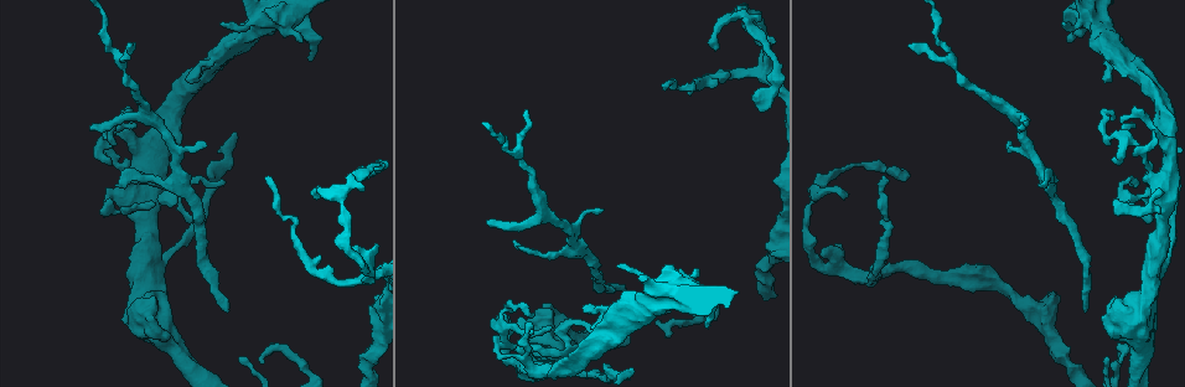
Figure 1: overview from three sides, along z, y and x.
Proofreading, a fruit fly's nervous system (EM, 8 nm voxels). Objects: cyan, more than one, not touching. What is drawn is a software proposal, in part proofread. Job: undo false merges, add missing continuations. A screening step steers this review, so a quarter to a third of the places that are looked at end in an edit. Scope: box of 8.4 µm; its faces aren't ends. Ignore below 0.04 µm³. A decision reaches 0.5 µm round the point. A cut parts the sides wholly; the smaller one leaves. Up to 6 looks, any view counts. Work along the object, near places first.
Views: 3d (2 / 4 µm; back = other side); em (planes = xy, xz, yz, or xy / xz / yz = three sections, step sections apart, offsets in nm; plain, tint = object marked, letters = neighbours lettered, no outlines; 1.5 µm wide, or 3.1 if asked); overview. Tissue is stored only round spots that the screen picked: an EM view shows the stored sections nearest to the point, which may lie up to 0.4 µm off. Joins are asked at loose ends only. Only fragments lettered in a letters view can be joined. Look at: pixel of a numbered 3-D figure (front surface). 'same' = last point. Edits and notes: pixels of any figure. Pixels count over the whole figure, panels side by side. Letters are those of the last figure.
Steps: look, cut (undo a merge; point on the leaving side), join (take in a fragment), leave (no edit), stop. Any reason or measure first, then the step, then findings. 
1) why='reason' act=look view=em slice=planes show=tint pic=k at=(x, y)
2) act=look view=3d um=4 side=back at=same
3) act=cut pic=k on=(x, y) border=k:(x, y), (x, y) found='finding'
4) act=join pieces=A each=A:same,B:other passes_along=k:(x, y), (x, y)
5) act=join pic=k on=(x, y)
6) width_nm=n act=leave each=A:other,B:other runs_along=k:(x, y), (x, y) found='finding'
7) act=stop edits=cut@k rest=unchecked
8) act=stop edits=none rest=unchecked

why='tapers out' act=look view=em slice=planes show=letters pic=1 at=(524, 112)

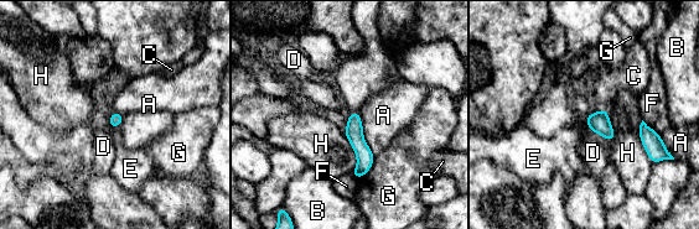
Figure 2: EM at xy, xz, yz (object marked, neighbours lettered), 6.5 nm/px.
longest_contact=A:320nm act=leave each=A:other,B:other,C:other,D:other,E:other,F:other,G:other,H:other found='none of them fits'

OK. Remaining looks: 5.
why='tapers out' act=look view=em slice=yz step=8 show=letters pic=1 at=(89, 126)

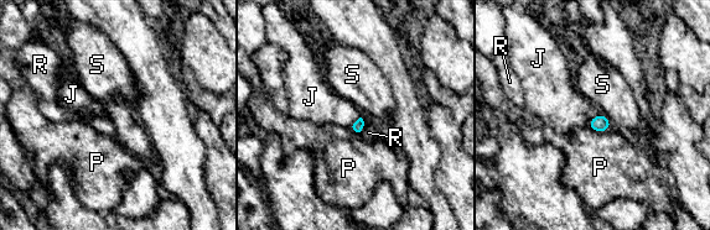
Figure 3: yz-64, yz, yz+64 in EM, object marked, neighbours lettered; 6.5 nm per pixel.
act=leave each=J:other,P:other,R:other,S:other border=3:(601, 113), (595, 115), (586, 125) found='no lettered fragment goes on from it'

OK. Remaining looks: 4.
why='thin end' act=look view=em slice=xz step=4 show=letters pic=1 at=(223, 182)

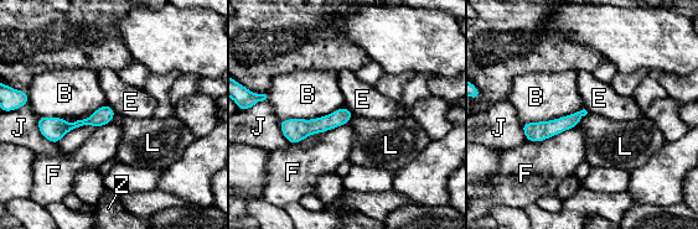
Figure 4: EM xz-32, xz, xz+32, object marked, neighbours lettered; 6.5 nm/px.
act=leave each=B:other,E:other,F:other,J:other,L:other,Z:other runs_along=4:(110, 112), (73, 126), (40, 123) found='none of them fits'

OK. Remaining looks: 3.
act=stop edits=none rest=unchecked

